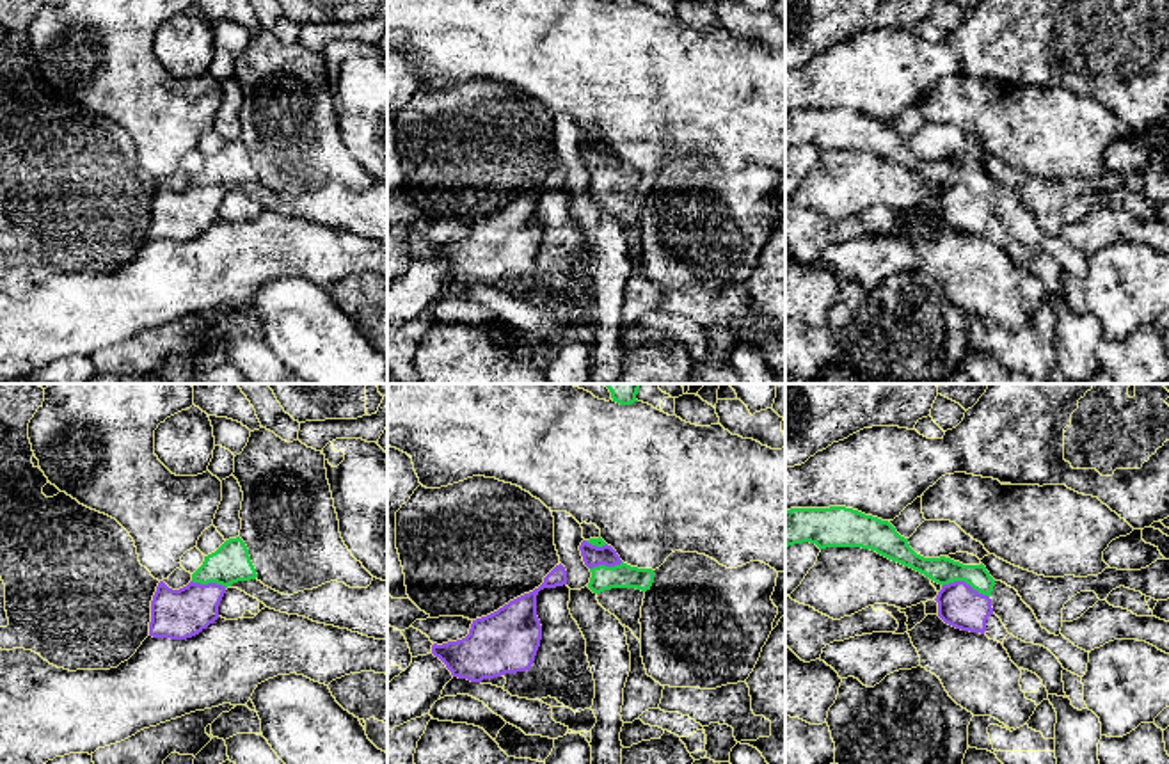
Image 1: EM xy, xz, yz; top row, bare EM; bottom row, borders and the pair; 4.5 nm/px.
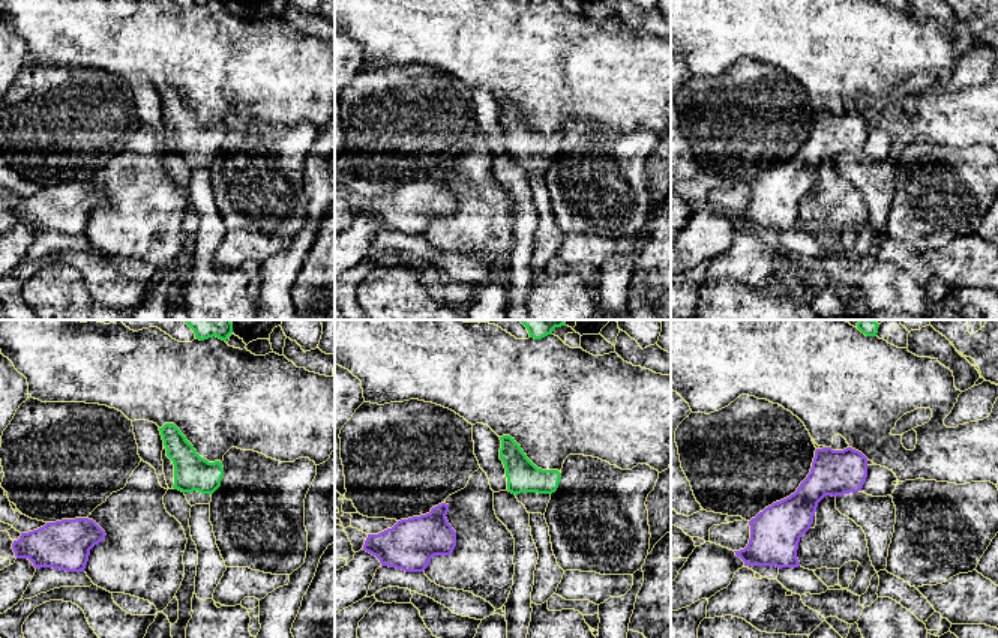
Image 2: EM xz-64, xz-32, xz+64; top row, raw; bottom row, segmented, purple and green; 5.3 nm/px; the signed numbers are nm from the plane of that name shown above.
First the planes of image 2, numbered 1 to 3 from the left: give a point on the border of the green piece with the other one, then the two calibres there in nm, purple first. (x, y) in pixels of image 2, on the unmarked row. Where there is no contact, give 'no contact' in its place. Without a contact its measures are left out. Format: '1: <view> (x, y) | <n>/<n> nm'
1: no contact
2: no contact
3: no contact

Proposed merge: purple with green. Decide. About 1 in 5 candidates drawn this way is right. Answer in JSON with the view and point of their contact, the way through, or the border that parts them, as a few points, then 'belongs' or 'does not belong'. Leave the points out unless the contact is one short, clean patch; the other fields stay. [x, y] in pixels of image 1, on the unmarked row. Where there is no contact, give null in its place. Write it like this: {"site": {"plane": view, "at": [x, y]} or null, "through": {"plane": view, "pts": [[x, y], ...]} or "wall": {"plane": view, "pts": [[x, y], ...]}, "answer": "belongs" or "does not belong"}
{"site": {"plane": "yz", "at": [963, 183]}, "wall": {"plane": "yz", "pts": [[942, 187], [965, 183], [988, 199]]}, "answer": "does not belong"}

